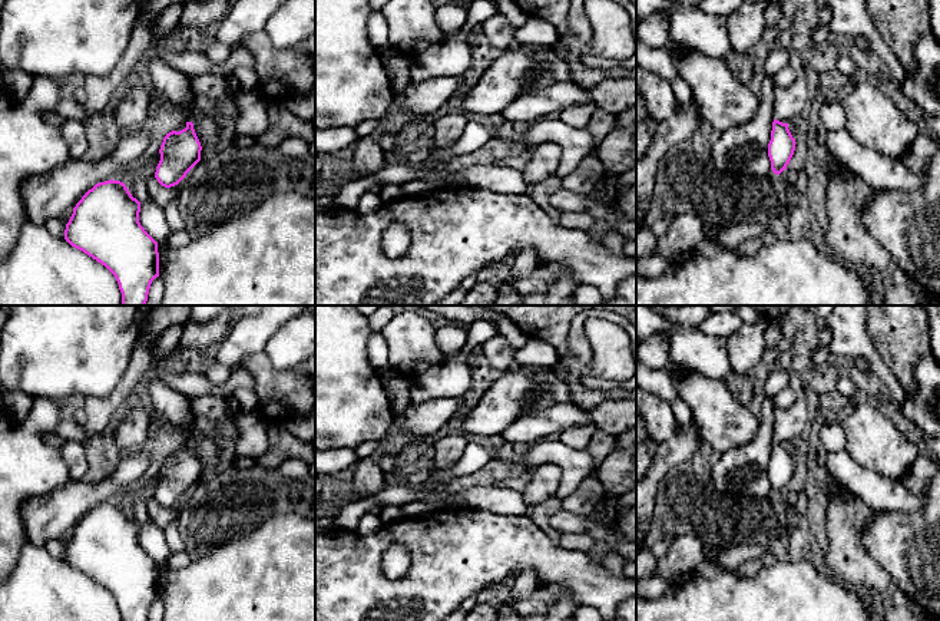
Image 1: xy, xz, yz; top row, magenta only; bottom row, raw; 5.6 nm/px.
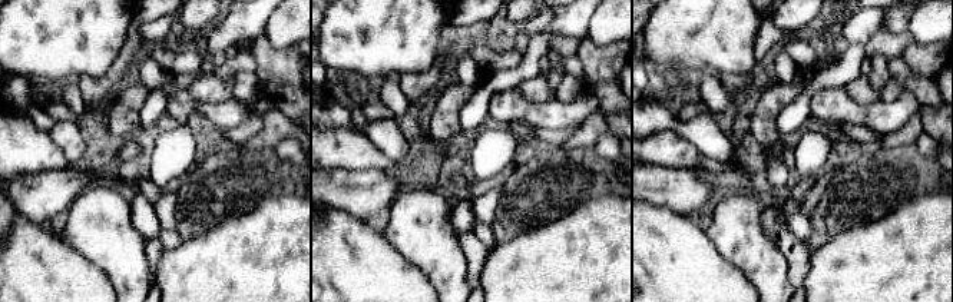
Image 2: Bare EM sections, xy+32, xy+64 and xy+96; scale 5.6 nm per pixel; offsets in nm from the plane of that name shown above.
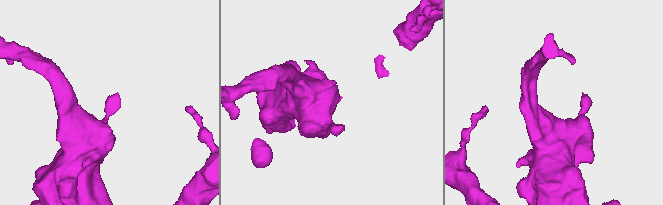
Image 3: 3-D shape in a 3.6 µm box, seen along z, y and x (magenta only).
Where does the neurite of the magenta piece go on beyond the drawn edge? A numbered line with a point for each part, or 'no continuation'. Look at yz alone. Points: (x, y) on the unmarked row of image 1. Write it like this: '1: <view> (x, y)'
1: yz (788, 423)

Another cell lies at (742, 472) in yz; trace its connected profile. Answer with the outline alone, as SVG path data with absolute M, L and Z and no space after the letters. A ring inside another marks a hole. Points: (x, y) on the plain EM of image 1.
M764 396L757 436L739 447L725 452L712 463L709 485L721 503L739 498L768 498L771 482L768 465L774 443L774 397Z

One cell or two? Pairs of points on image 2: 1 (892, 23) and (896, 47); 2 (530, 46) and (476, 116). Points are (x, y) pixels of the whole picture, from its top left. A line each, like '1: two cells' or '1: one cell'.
1: two cells
2: one cell

